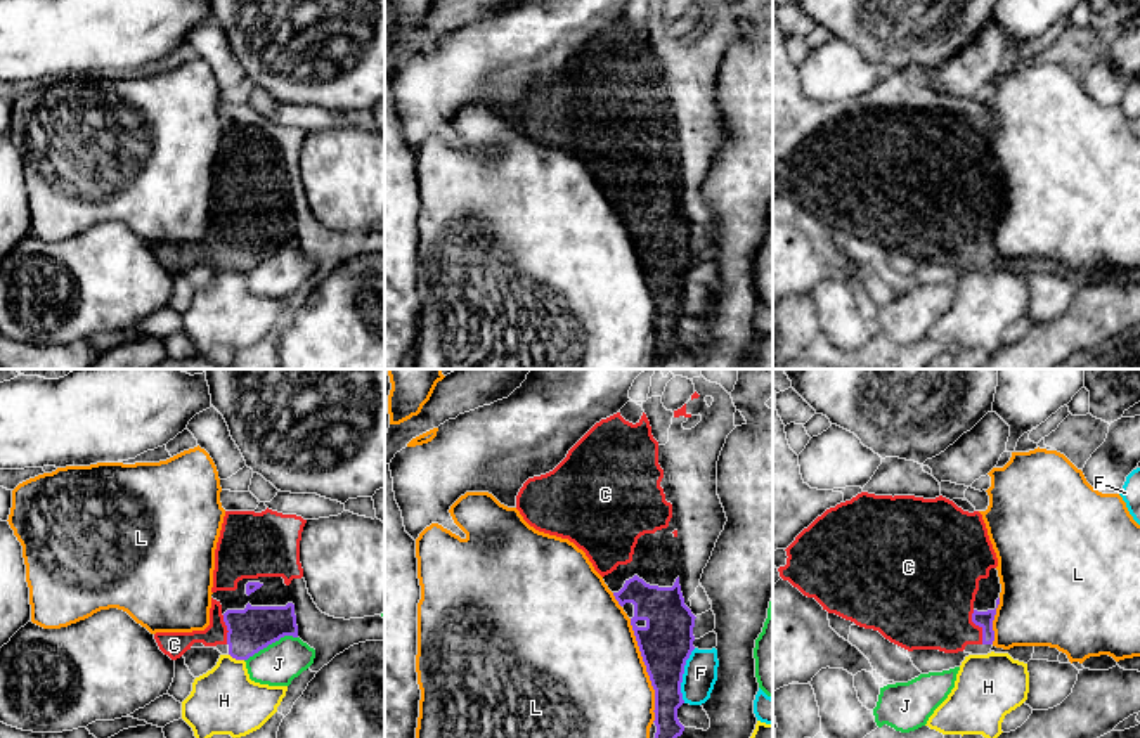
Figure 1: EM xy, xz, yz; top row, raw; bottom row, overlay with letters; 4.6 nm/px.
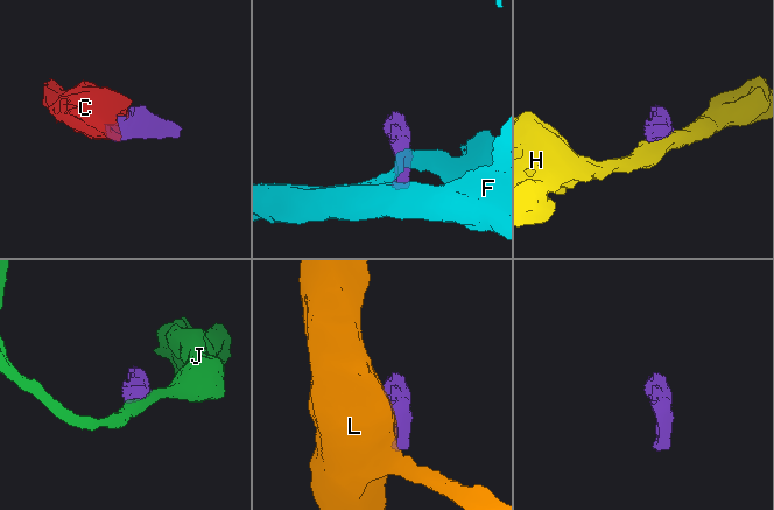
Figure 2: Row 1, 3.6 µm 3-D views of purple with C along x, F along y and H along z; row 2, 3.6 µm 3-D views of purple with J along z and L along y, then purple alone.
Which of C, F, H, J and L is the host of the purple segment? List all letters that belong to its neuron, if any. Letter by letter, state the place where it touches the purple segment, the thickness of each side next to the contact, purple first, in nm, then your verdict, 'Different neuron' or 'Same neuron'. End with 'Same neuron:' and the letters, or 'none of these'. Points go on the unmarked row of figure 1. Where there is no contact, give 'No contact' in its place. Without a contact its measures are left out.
C: Touches purple at yz (979, 238). Thickness 80 nm (purple) against 400 nm. Same neuron
F: Touches purple at xz (681, 288). Thickness 240 nm (purple) against 160 nm. Different neuron
H: Touches purple at xy (236, 271). Thickness 200 nm (purple) against 320 nm. Different neuron
J: Touches purple at xy (271, 255). Thickness 200 nm (purple) against 200 nm. Different neuron
L: Touches purple at xz (647, 283). Thickness 240 nm (purple) against 500 nm. Different neuron
Same neuron: C

